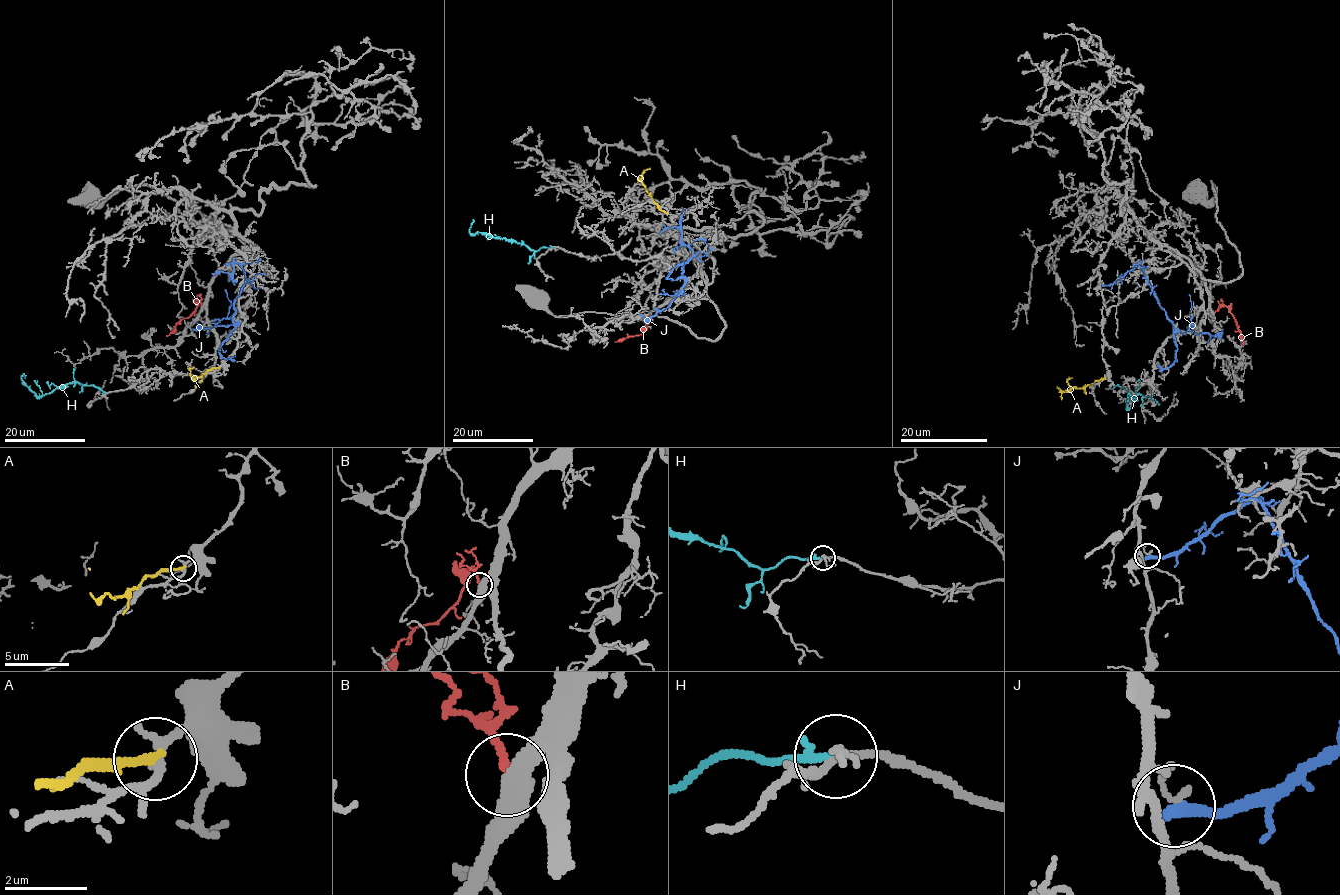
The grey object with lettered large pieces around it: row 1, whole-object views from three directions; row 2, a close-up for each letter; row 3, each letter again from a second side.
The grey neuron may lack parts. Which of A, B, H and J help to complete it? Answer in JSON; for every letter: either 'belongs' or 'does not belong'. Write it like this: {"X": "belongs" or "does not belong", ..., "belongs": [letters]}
{"A": "does not belong", "B": "belongs", "H": "does not belong", "J": "does not belong", "belongs": ["B"]}

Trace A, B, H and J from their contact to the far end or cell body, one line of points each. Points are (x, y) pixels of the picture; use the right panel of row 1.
A: (1104, 378), (1077, 389), (1062, 391), (1057, 386)
B: (1215, 312), (1221, 306), (1228, 308), (1243, 344)
H: (1142, 405), (1142, 398), (1145, 397), (1138, 394), (1128, 409), (1128, 393), (1117, 385), (1112, 390)
J: (1102, 284), (1113, 284), (1139, 266), (1176, 332), (1190, 330), (1219, 335), (1214, 338)

